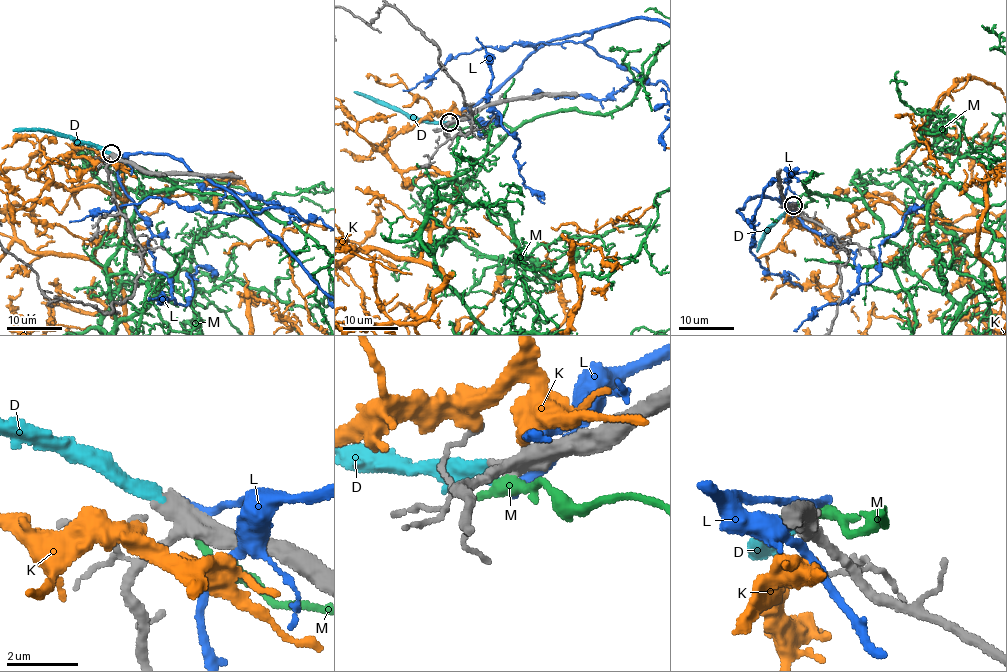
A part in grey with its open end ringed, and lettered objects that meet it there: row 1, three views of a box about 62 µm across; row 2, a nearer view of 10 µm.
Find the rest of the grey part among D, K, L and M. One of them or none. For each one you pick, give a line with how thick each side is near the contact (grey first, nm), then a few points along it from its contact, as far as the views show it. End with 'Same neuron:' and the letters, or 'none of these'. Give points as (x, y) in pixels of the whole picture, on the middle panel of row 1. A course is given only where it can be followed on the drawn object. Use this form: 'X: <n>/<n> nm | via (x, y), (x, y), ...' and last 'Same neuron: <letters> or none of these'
D: 360/380 nm | via (449, 121), (419, 121), (354, 91)
Same neuron: D

